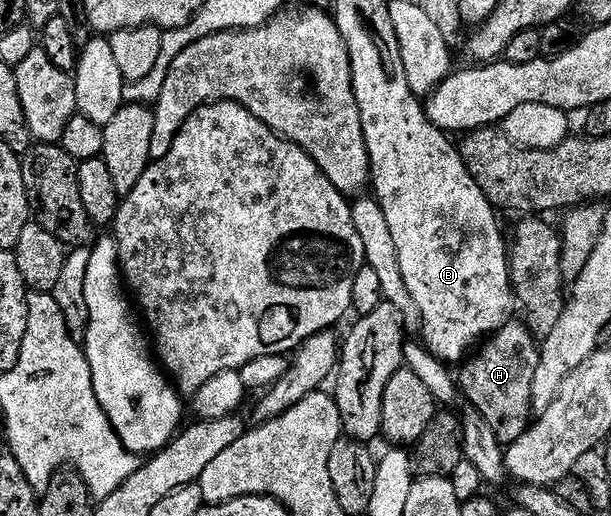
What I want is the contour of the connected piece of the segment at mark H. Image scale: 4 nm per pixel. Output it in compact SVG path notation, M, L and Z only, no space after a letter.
M506 321L484 339L480 349L460 367L460 393L469 401L468 405L478 410L487 424L491 424L491 432L495 432L495 436L503 444L519 440L519 436L529 431L535 414L533 381L538 357L538 343L525 327L524 321Z

